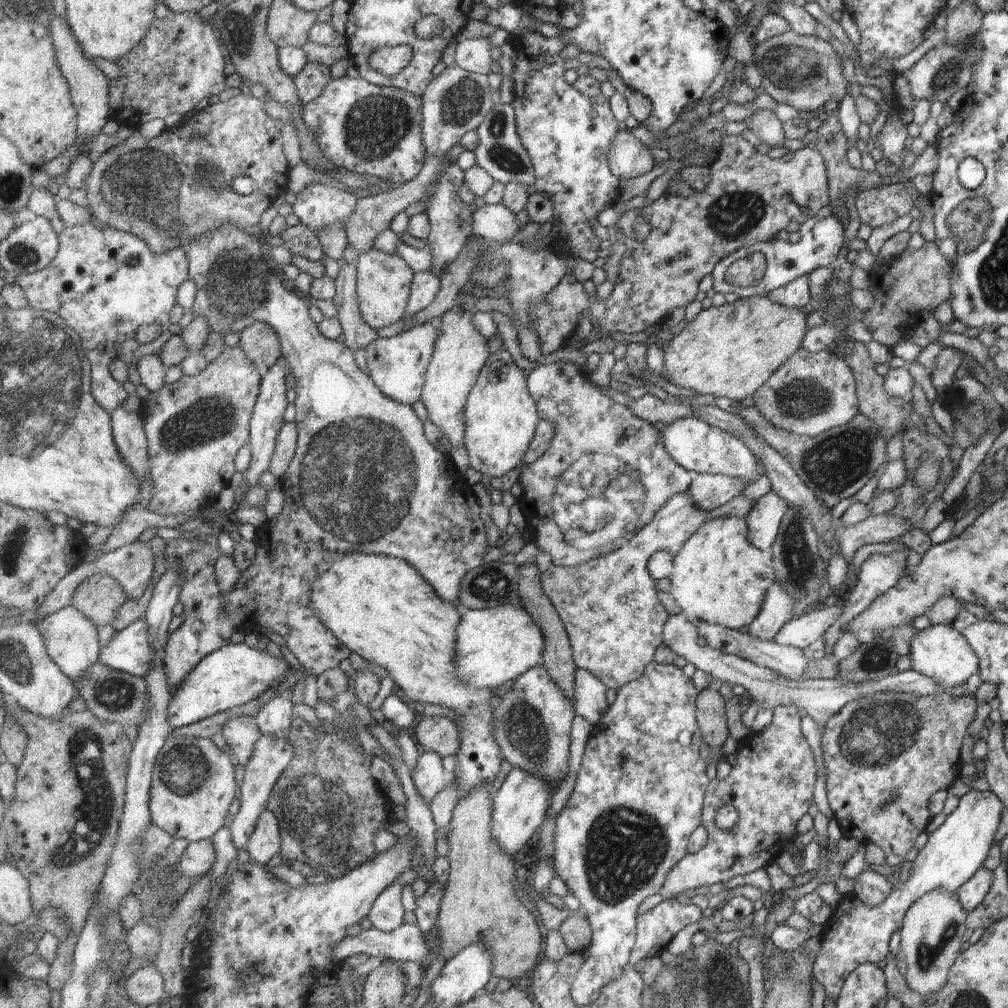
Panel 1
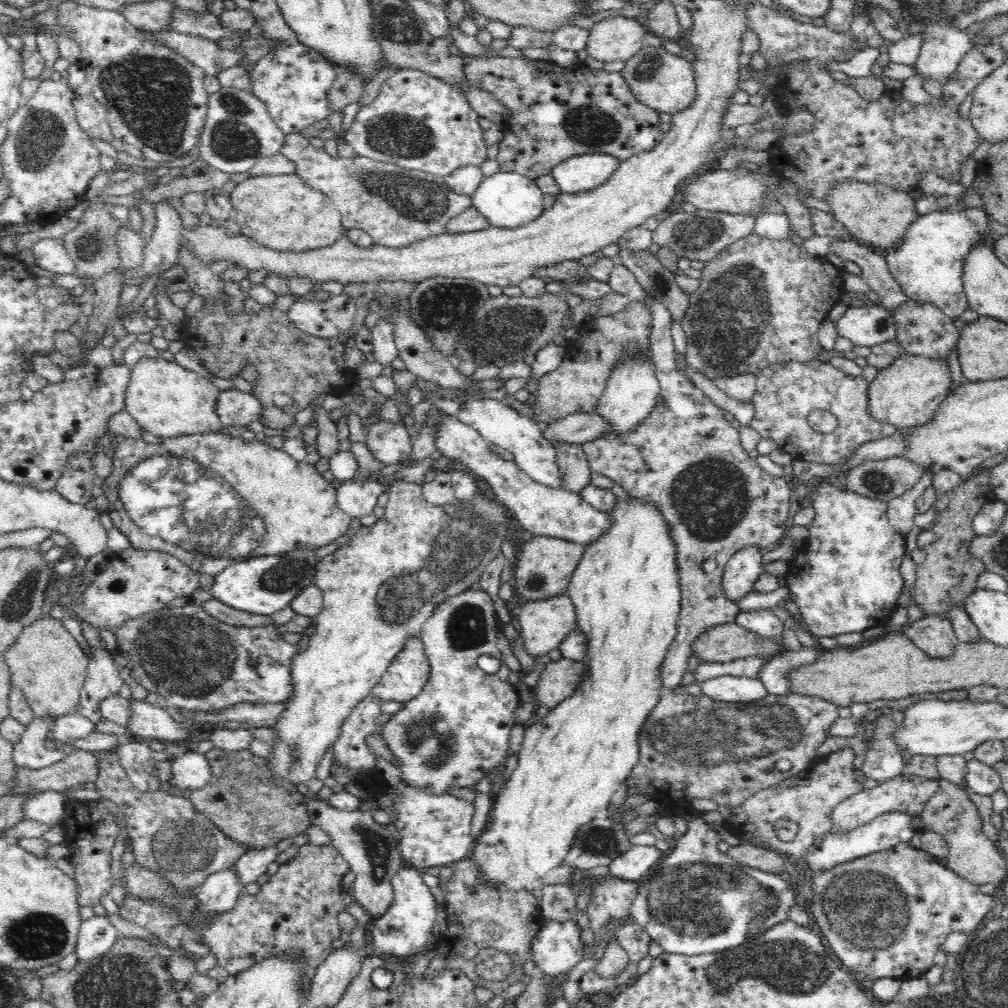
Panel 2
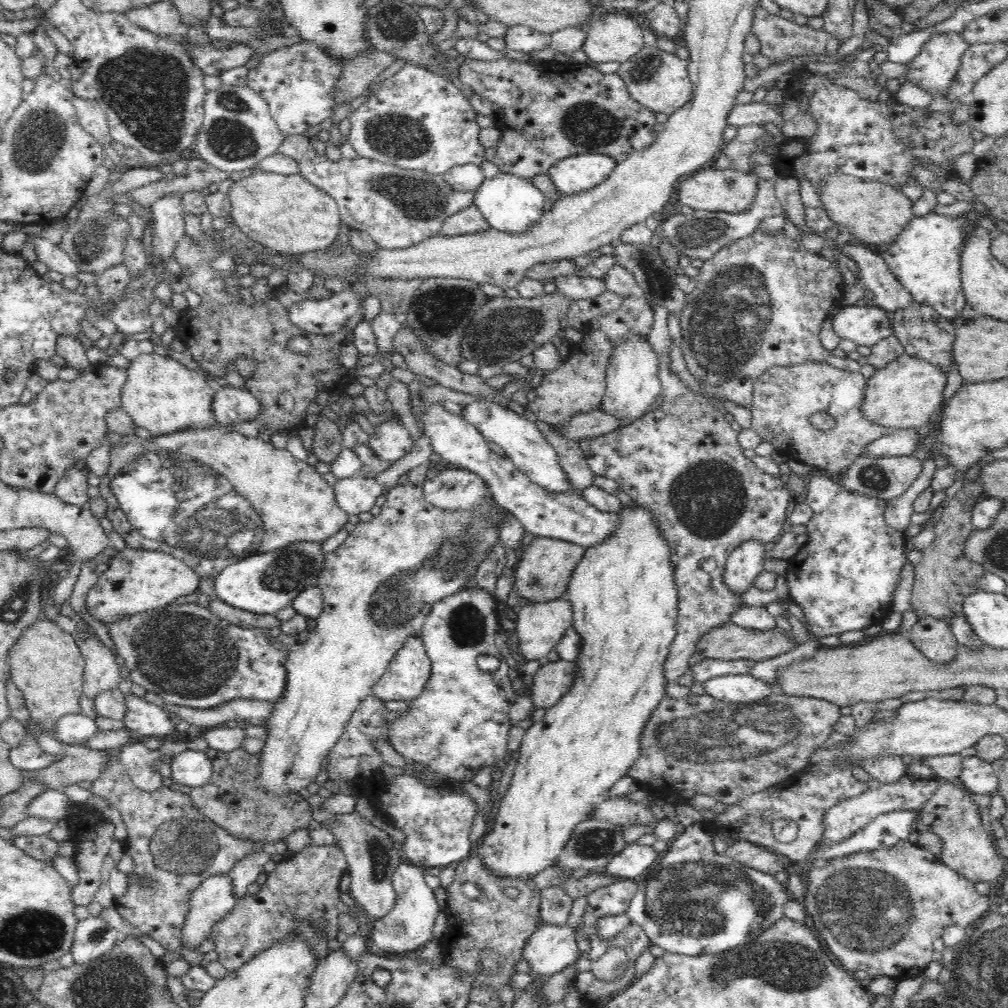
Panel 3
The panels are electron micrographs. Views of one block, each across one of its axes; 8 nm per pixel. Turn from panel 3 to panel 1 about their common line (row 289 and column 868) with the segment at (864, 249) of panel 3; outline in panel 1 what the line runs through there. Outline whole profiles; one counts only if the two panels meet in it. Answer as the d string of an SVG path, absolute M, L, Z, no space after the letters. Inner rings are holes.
M863 870L855 877L851 894L865 906L879 906L891 892L891 879L873 870Z

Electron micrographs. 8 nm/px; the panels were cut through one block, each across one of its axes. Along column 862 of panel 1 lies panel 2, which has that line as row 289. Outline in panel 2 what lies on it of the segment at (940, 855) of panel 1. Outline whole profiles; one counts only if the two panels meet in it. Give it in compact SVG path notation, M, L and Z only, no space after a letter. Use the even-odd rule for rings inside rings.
M969 208L962 210L962 212L940 212L937 210L930 212L930 214L920 215L917 220L910 224L900 242L896 246L890 246L888 250L885 250L887 252L883 257L890 273L910 300L930 303L949 317L965 315L967 310L970 309L963 287L965 257L968 251L972 249L973 243L987 239L987 241L991 241L991 244L994 244L985 229L987 220L988 215L986 212L976 208Z

